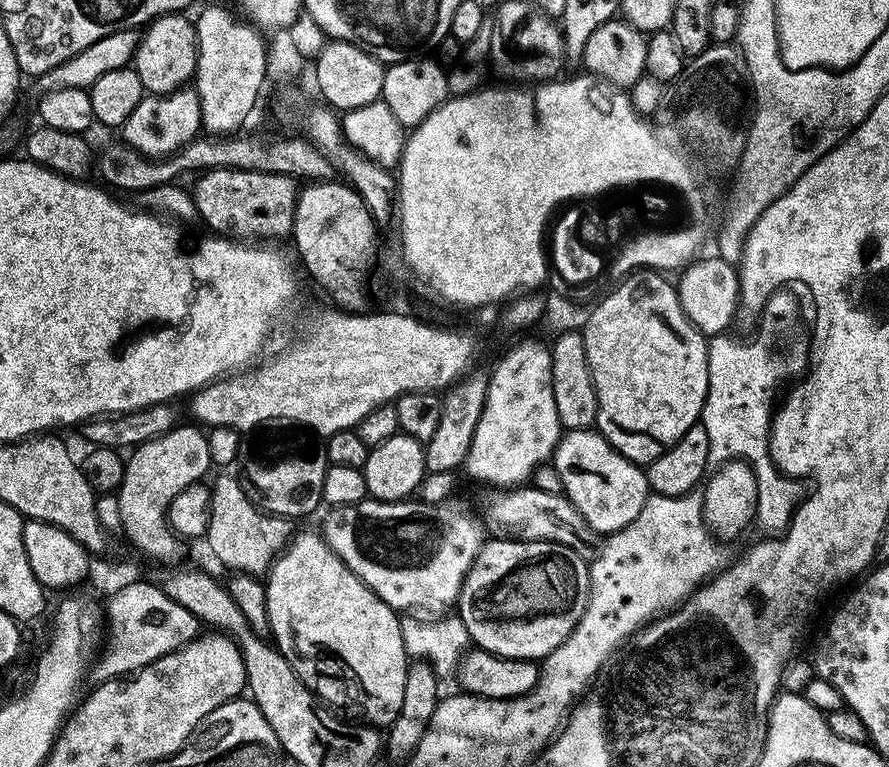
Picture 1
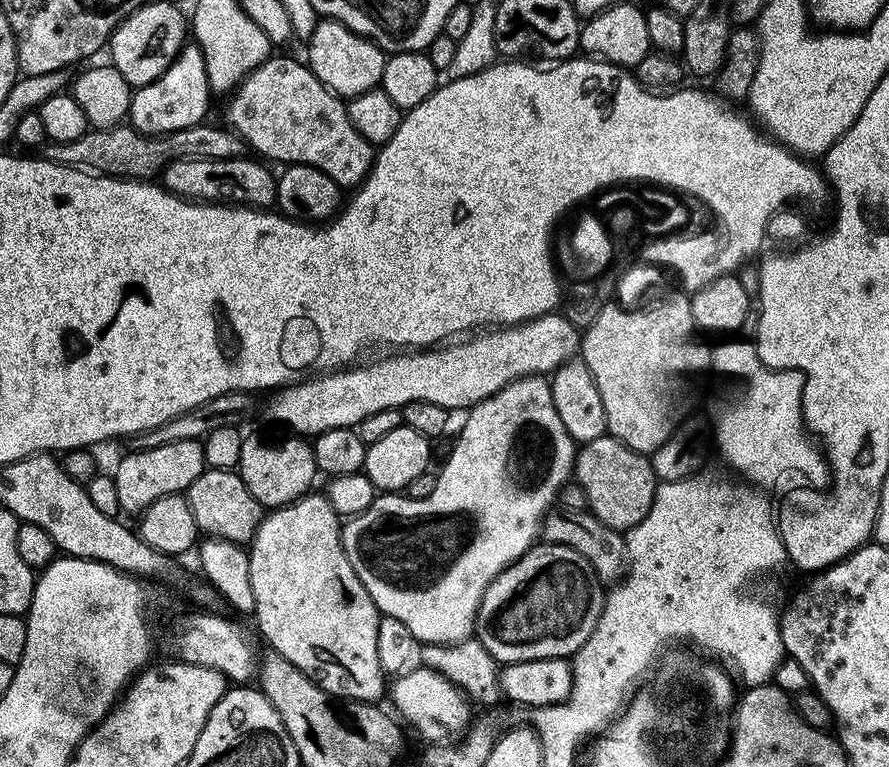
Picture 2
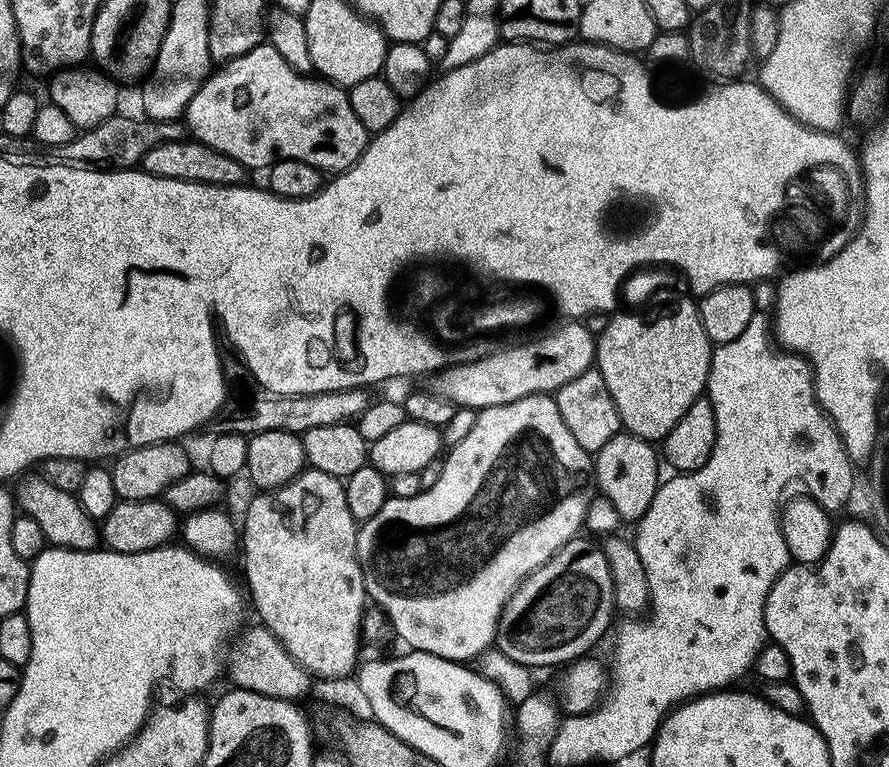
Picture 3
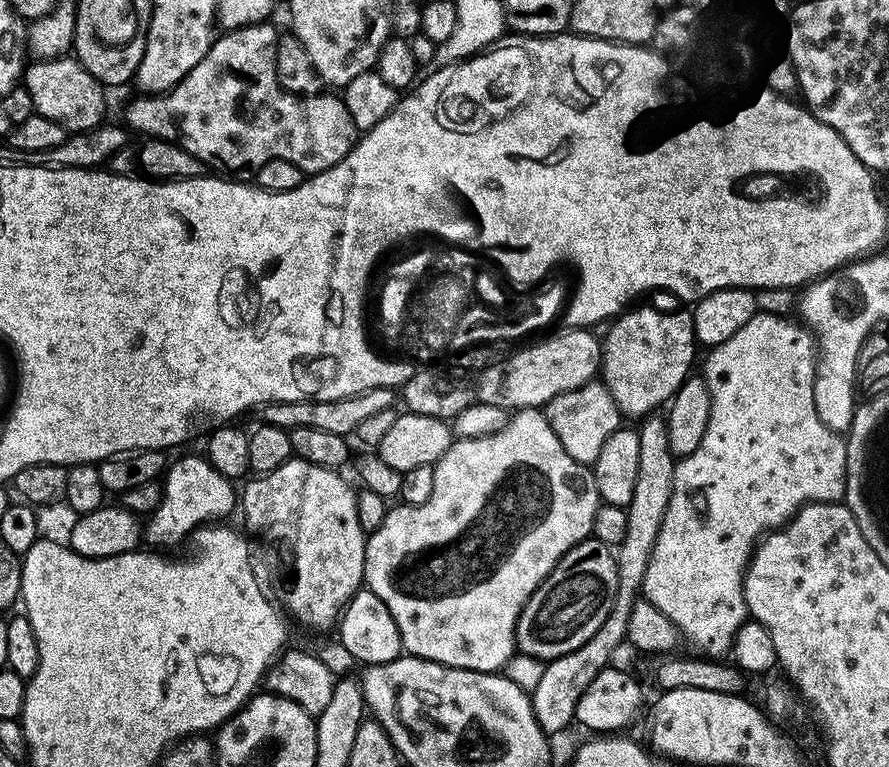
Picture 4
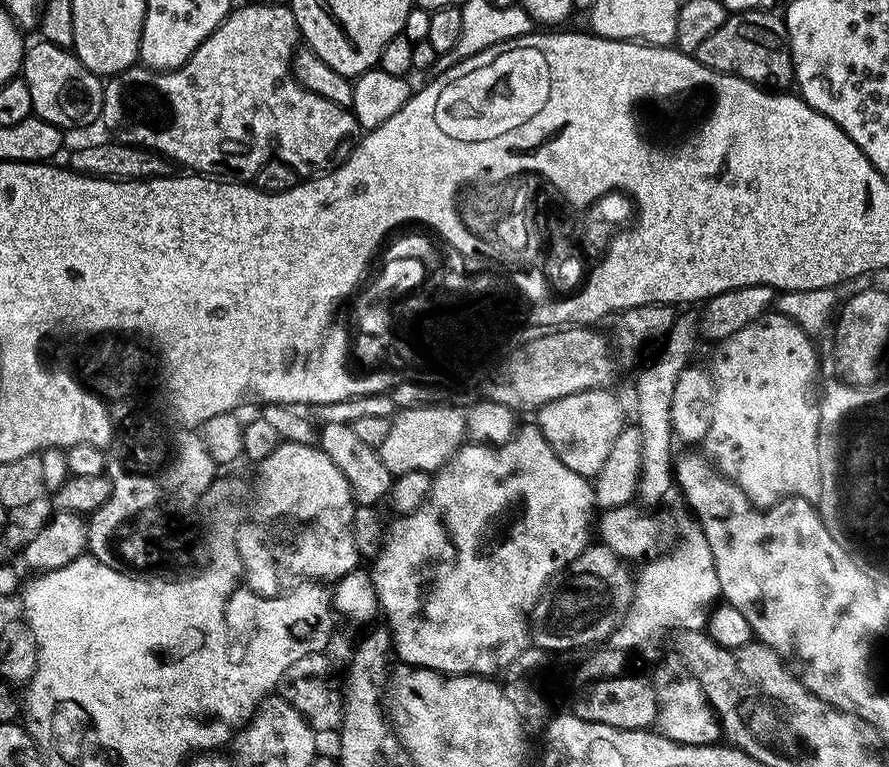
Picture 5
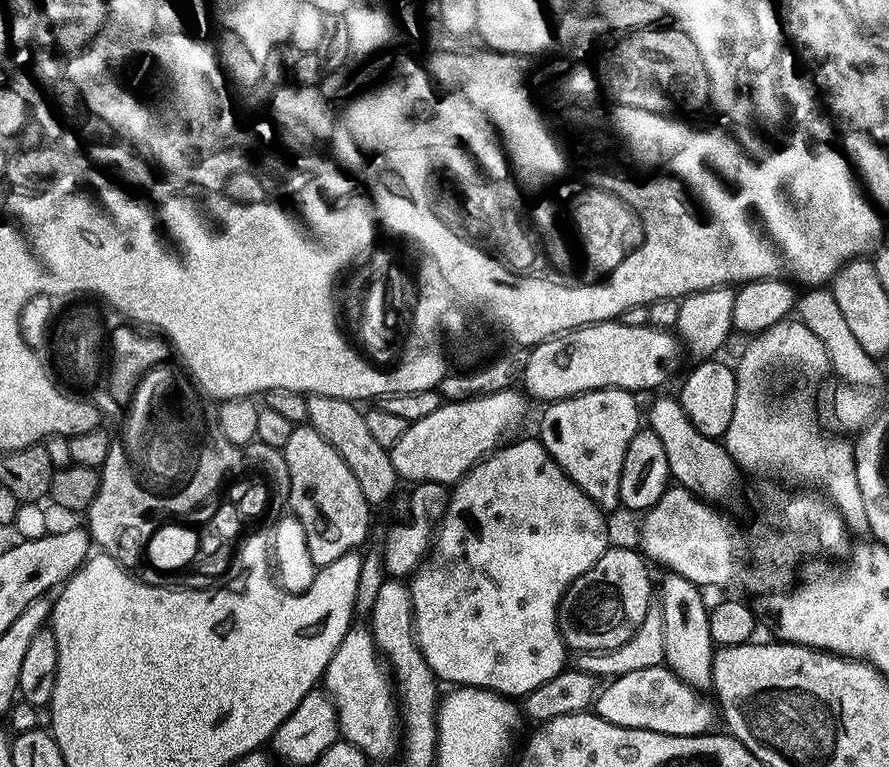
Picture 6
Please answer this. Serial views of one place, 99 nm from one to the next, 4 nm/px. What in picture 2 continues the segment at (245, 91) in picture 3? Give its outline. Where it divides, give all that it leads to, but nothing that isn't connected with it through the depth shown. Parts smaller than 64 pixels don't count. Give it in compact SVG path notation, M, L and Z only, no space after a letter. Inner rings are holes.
M269 55L243 82L227 97L228 121L230 128L257 157L265 161L277 160L280 166L305 164L322 170L341 189L352 190L364 183L372 169L374 146L350 122L348 105L336 93L331 92L320 79L312 73L307 63L291 60L288 56Z

